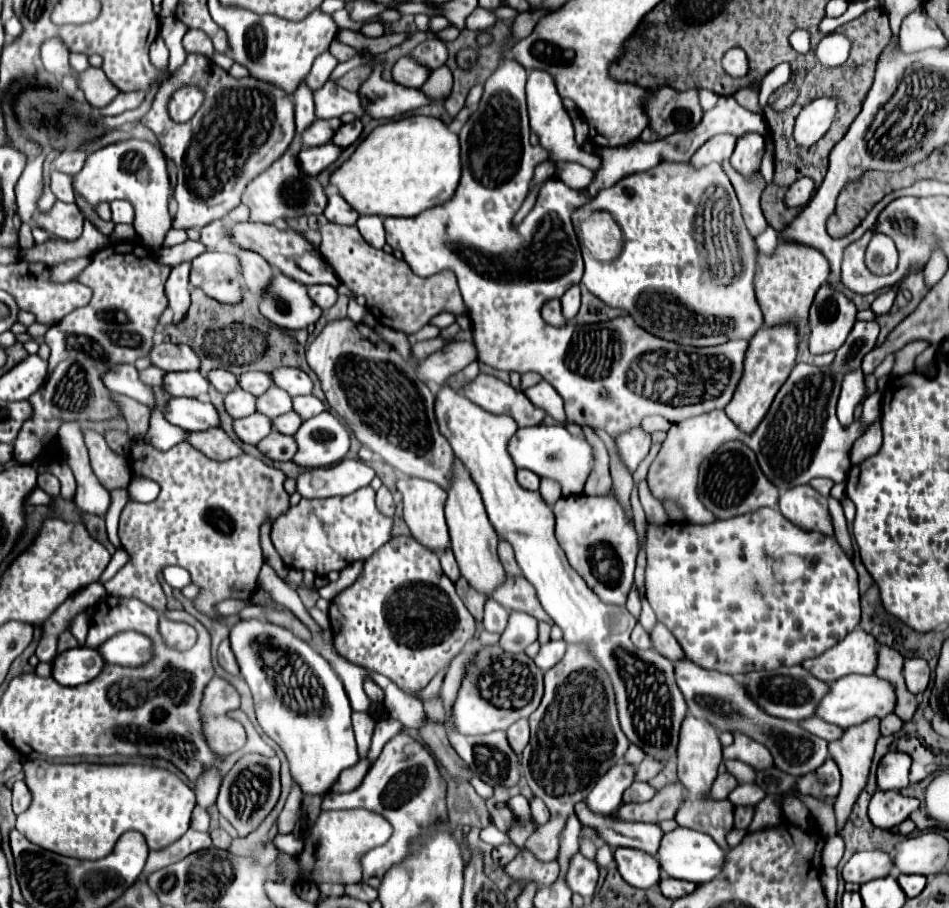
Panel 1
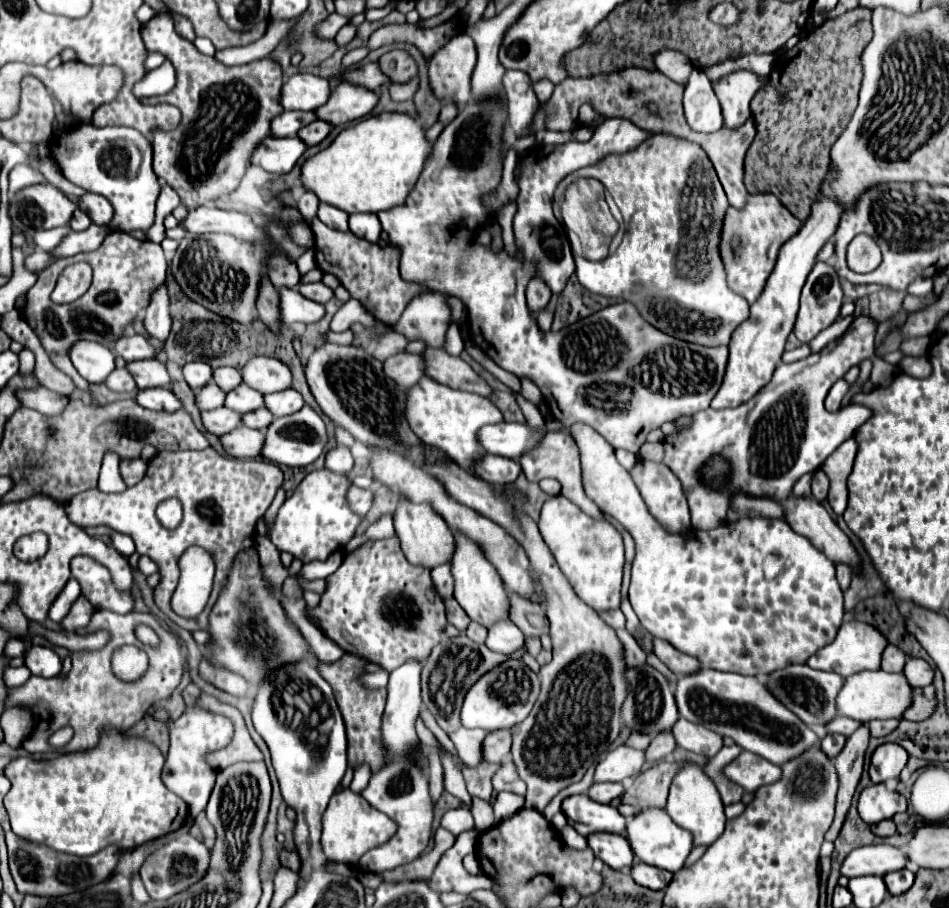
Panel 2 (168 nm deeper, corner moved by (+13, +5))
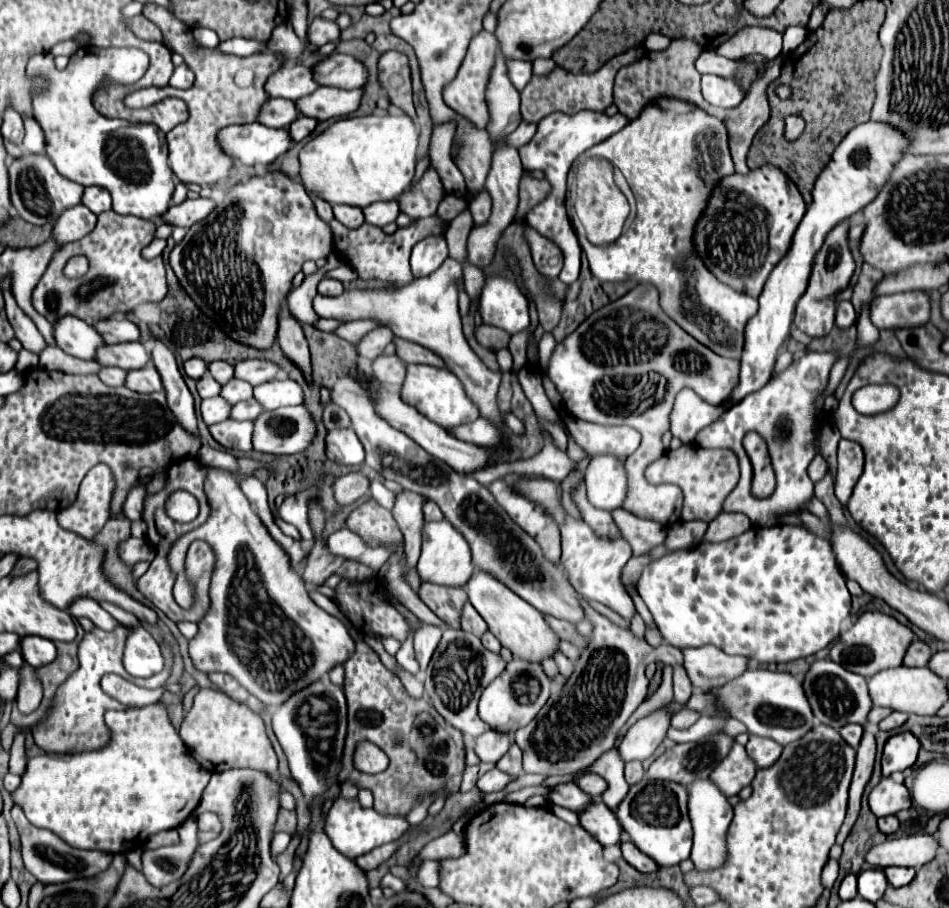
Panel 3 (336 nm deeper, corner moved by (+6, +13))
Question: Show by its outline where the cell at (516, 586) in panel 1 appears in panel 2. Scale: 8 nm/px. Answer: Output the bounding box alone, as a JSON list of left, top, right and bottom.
[510,596,550,638]

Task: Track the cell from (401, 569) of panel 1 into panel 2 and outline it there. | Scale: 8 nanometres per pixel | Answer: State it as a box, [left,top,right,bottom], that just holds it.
[310,536,446,672]

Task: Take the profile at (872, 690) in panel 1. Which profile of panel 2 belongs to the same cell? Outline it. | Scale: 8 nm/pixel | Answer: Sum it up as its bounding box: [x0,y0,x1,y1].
[838,670,912,724]

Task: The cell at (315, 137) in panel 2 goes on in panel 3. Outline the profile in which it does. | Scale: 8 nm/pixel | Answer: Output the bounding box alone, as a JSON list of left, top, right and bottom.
[289,116,319,142]

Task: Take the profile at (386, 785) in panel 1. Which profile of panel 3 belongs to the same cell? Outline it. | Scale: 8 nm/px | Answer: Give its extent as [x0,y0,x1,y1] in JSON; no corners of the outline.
[413,624,441,674]

